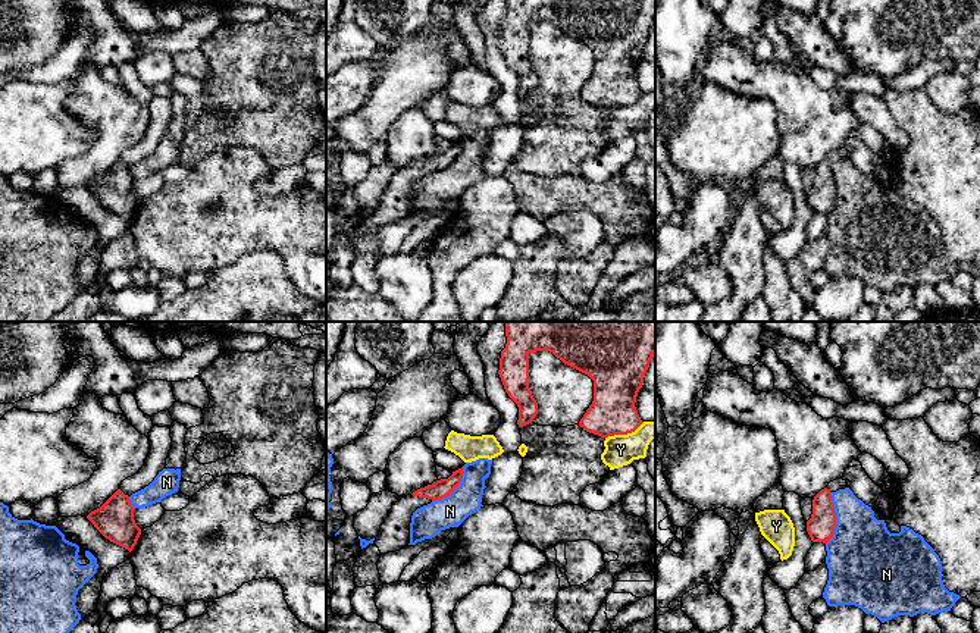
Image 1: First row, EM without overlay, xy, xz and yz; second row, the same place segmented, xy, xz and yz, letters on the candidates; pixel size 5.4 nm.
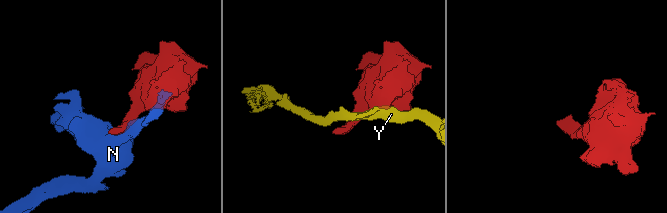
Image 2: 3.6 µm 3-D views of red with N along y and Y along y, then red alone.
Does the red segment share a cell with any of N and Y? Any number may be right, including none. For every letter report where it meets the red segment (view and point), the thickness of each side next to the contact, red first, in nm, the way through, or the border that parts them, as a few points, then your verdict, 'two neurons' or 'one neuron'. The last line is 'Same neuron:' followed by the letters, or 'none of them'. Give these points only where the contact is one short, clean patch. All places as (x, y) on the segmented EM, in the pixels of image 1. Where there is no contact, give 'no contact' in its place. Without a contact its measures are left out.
N: meets red in yz at (835, 519); 150 nm thick on the red side, 380 nm on the other; two neurons
Y: meets red in xz at (625, 433); 240 nm thick on the red side, 180 nm on the other; two neurons
Same neuron: none of them

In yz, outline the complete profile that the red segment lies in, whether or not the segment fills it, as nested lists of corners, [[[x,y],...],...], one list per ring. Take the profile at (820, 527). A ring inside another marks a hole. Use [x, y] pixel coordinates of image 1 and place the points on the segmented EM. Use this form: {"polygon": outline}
{"polygon": [[[836,479],[814,496],[813,514],[807,521],[807,532],[813,542],[827,543],[833,538],[836,514],[832,502],[832,493],[845,488],[848,488],[846,480]]]}

